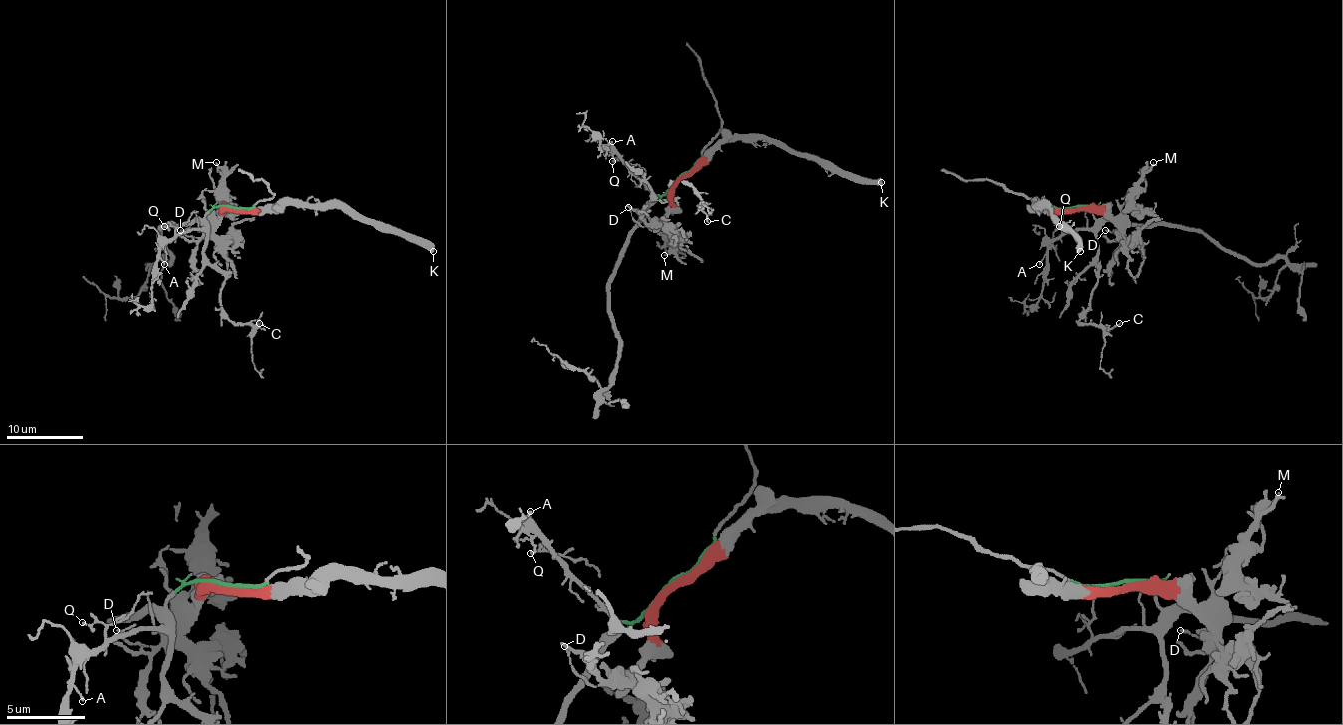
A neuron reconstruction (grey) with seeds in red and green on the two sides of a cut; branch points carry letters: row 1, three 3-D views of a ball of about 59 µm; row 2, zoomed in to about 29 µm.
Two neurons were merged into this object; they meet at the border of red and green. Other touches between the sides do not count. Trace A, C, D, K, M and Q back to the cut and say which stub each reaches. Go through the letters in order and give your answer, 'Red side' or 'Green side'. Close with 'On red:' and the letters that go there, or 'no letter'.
A: Green side
C: Green side
D: Red side
K: Red side
M: Red side
Q: Green side
On red: D, K, M

